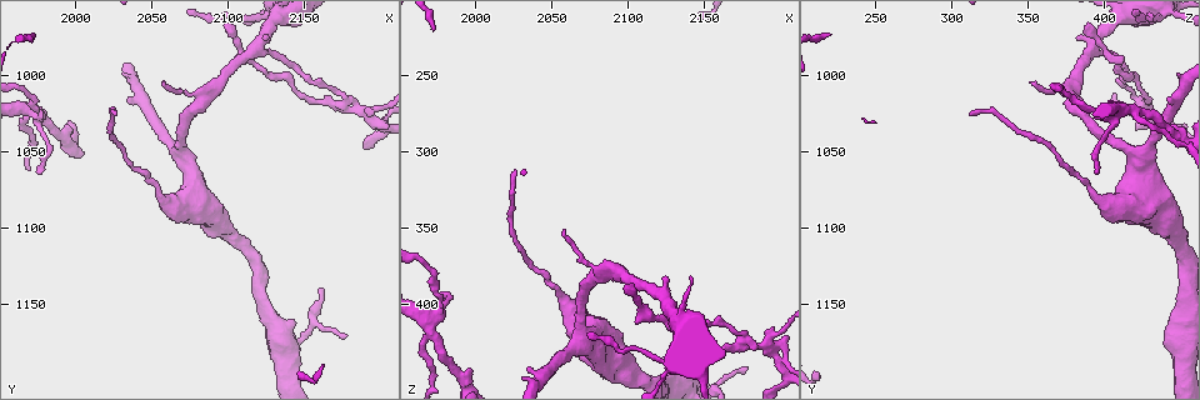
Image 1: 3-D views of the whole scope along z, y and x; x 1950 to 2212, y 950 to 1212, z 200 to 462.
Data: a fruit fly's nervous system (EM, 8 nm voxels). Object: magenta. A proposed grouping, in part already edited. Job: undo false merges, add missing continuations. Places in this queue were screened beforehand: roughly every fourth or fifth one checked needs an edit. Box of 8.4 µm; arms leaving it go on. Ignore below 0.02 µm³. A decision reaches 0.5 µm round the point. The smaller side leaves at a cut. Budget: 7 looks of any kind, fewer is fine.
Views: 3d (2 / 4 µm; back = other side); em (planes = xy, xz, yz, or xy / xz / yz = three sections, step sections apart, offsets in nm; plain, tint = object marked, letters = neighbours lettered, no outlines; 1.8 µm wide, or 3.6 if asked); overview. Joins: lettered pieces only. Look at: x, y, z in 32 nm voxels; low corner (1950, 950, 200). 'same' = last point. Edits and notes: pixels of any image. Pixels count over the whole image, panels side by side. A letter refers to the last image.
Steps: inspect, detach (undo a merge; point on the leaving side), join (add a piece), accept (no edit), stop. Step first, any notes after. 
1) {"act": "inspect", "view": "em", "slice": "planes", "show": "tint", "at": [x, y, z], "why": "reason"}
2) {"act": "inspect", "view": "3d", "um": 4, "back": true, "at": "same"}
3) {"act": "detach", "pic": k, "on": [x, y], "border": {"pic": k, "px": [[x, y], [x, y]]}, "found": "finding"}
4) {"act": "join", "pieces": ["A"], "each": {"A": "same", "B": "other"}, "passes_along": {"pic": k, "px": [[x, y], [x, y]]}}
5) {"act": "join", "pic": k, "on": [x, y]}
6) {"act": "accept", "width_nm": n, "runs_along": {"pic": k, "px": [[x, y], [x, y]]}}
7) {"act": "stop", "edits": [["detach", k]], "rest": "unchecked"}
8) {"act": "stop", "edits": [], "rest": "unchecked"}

{"act": "inspect", "view": "em", "um": 3.6, "slice": "planes", "show": "letters", "at": [2076, 1074, 422], "why": "abrupt turn"}

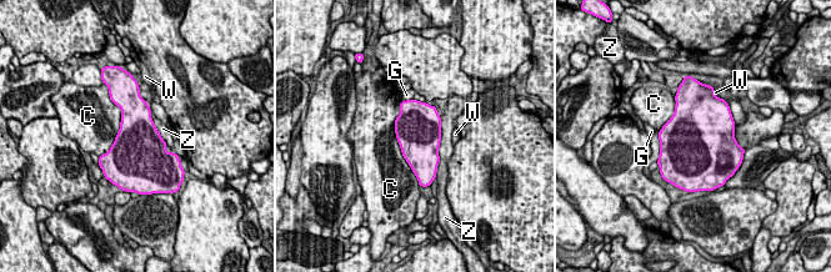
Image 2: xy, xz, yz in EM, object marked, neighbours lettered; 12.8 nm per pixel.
{"act": "accept", "longest_contact_nm": ["C", 1050], "each": {"C": "other", "G": "other", "W": "other", "Z": "other"}, "border": {"pic": 2, "px": [[400, 101], [395, 137], [417, 179]]}, "found": "continuous, no second neuron"}

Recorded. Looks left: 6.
{"act": "inspect", "view": "3d", "um": 2, "at": [2098, 968, 386], "why": "thin end"}

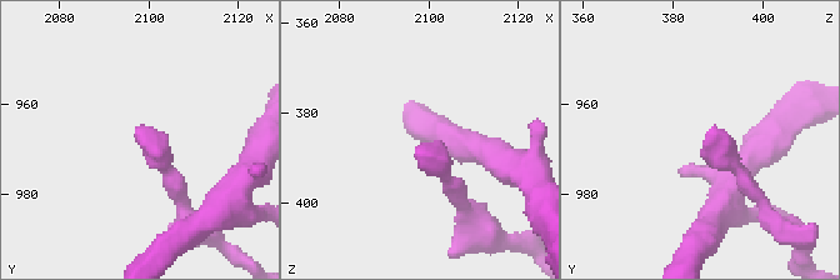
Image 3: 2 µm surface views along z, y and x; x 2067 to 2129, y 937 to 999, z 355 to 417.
{"act": "inspect", "view": "em", "um": 3.6, "slice": "xy", "step": 16, "show": "letters", "at": [2099, 967, 387], "why": "need the tissue"}

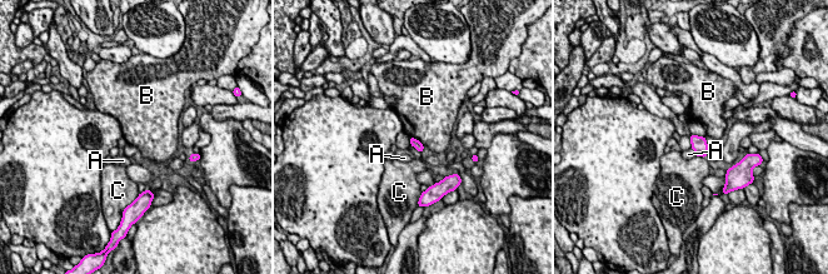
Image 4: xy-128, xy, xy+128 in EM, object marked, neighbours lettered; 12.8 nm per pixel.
{"act": "accept", "each": {"A": "other", "B": "other", "C": "other"}, "border": {"pic": 4, "px": [[409, 136], [413, 136], [424, 145]]}, "found": "none of them fits"}

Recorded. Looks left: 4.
{"act": "inspect", "view": "3d", "um": 2, "at": [2190, 1024, 426], "why": "sharp bend"}

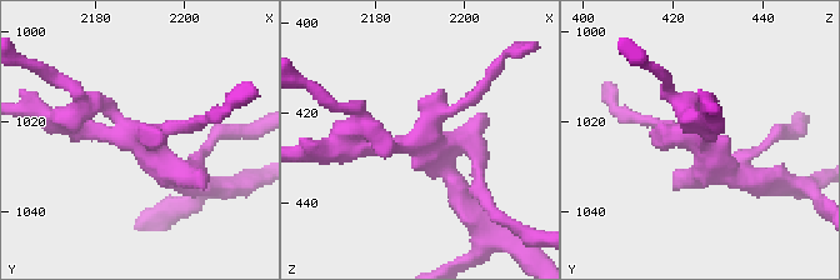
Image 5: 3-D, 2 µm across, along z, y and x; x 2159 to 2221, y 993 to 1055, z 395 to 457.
{"act": "inspect", "view": "em", "slice": "planes", "show": "letters", "at": [2190, 1025, 427]}

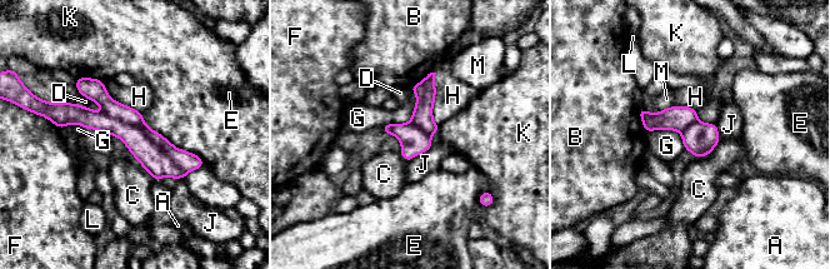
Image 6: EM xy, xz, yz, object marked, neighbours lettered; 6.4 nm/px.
{"act": "accept", "each": {"A": "other", "B": "other", "C": "other", "D": "other", "E": "other", "F": "other", "G": "other", "H": "other", "J": "other", "K": "other", "L": "other", "M": "other"}, "arms": 4, "runs_along": {"pic": 6, "px": [[56, 118], [121, 120], [198, 163]]}, "found": "continuous, no second neuron"}

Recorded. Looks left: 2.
{"act": "stop", "edits": [], "rest": "unchecked"}

